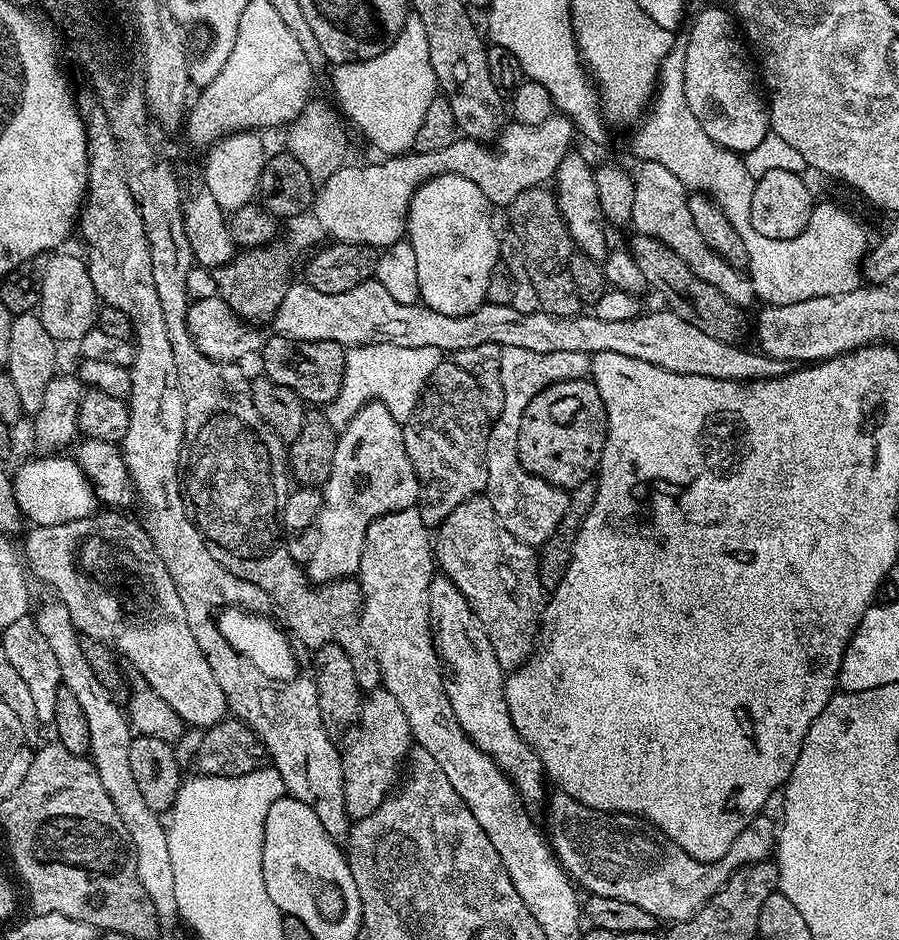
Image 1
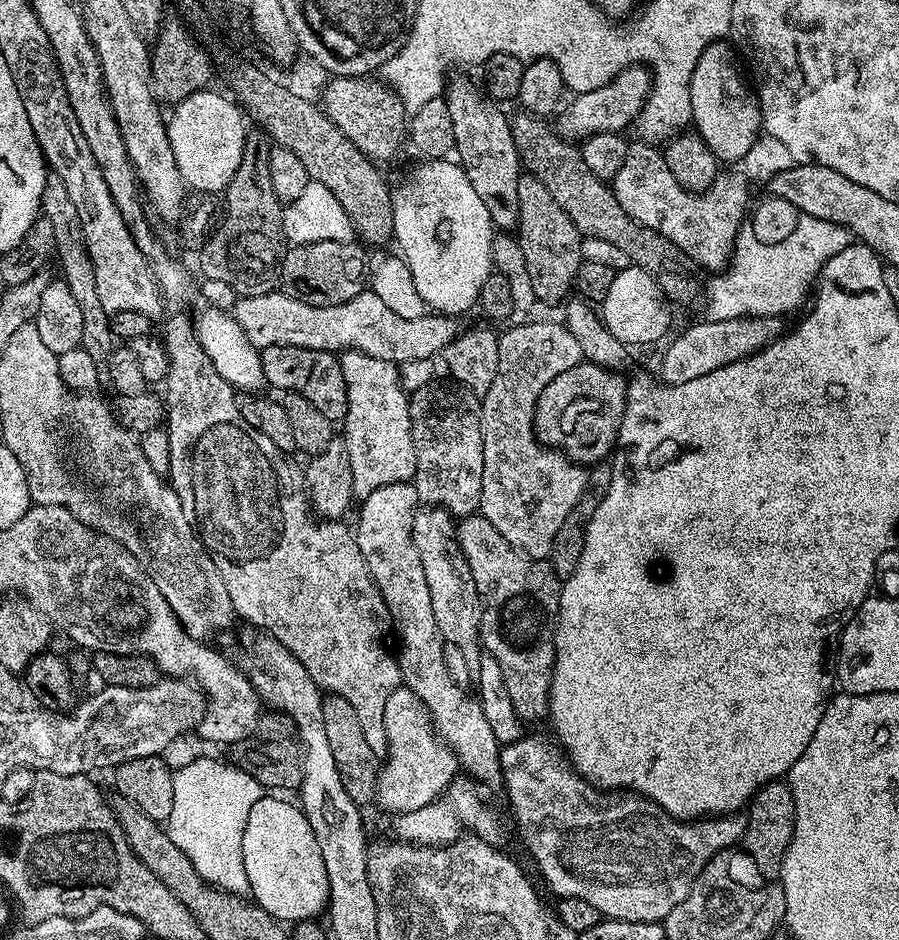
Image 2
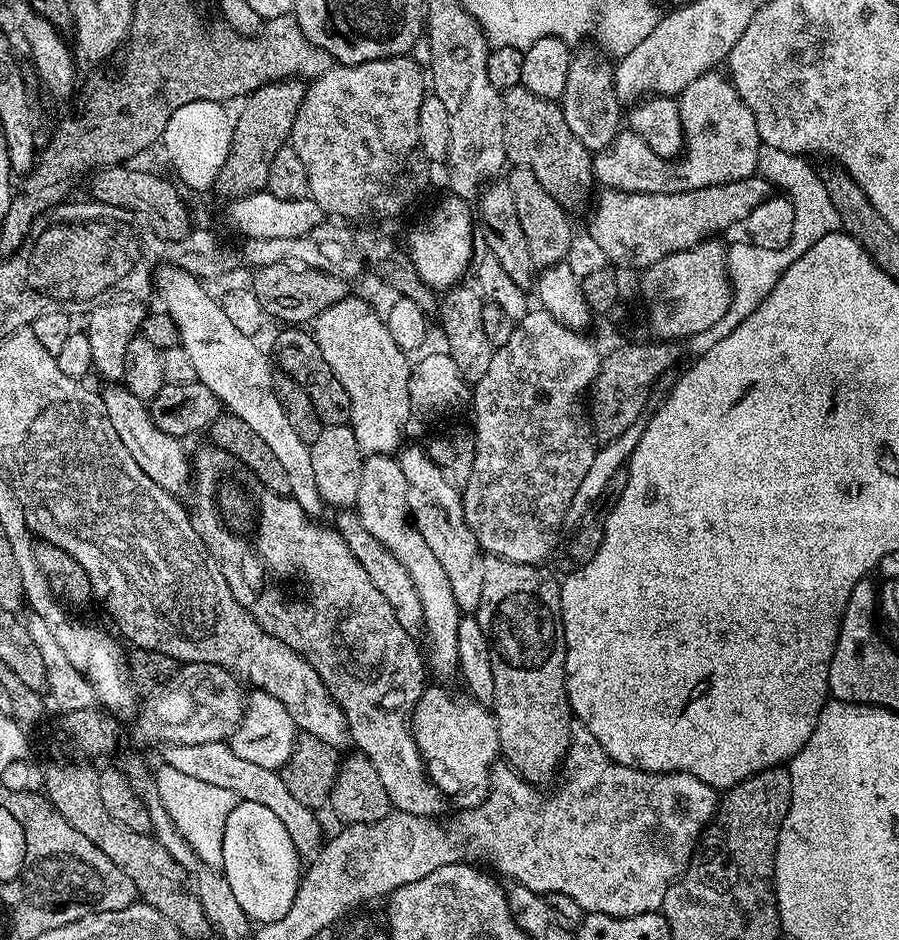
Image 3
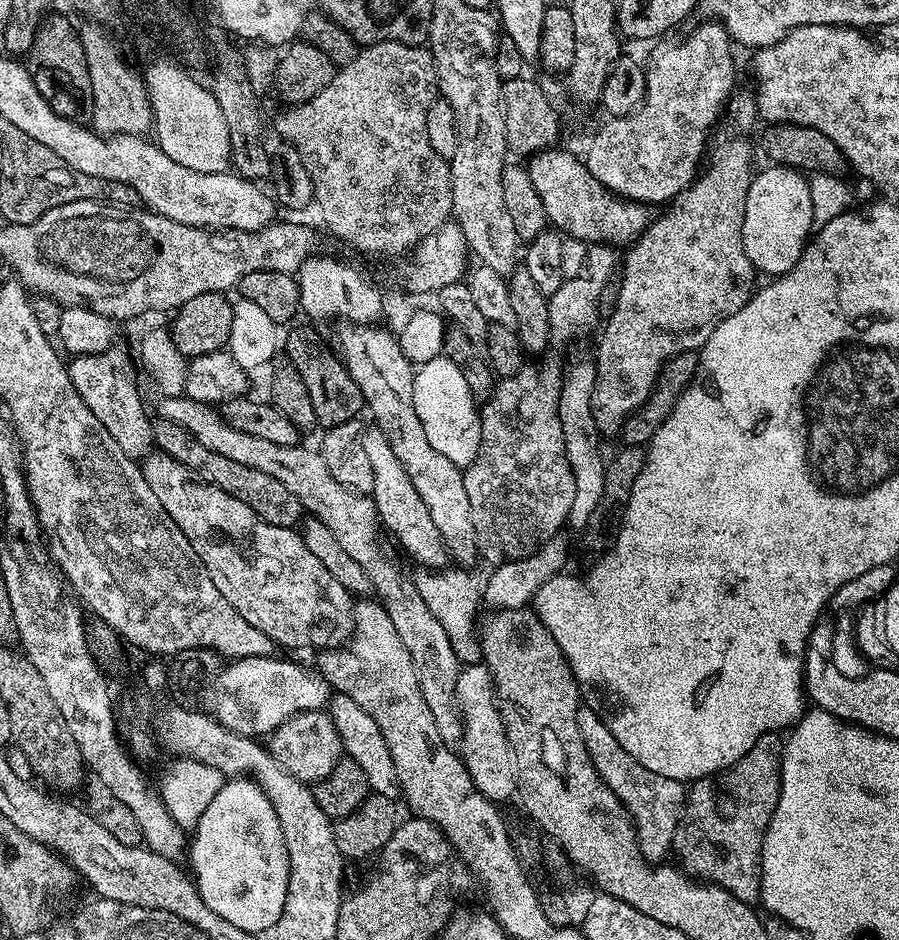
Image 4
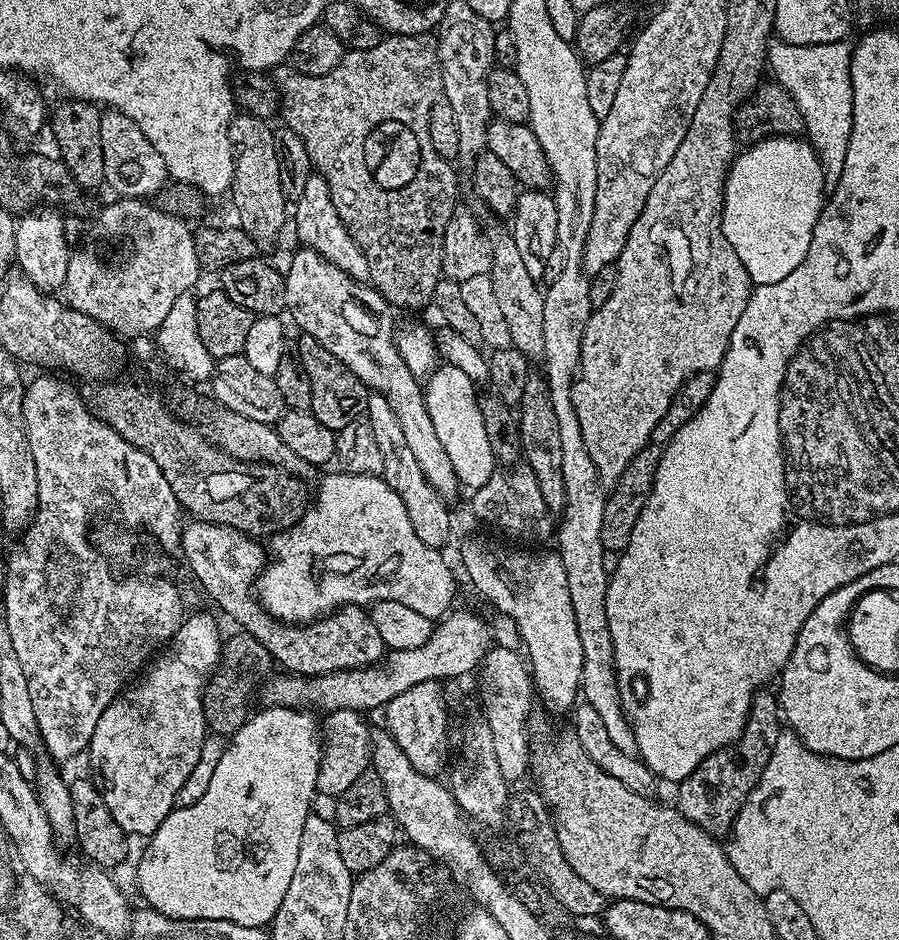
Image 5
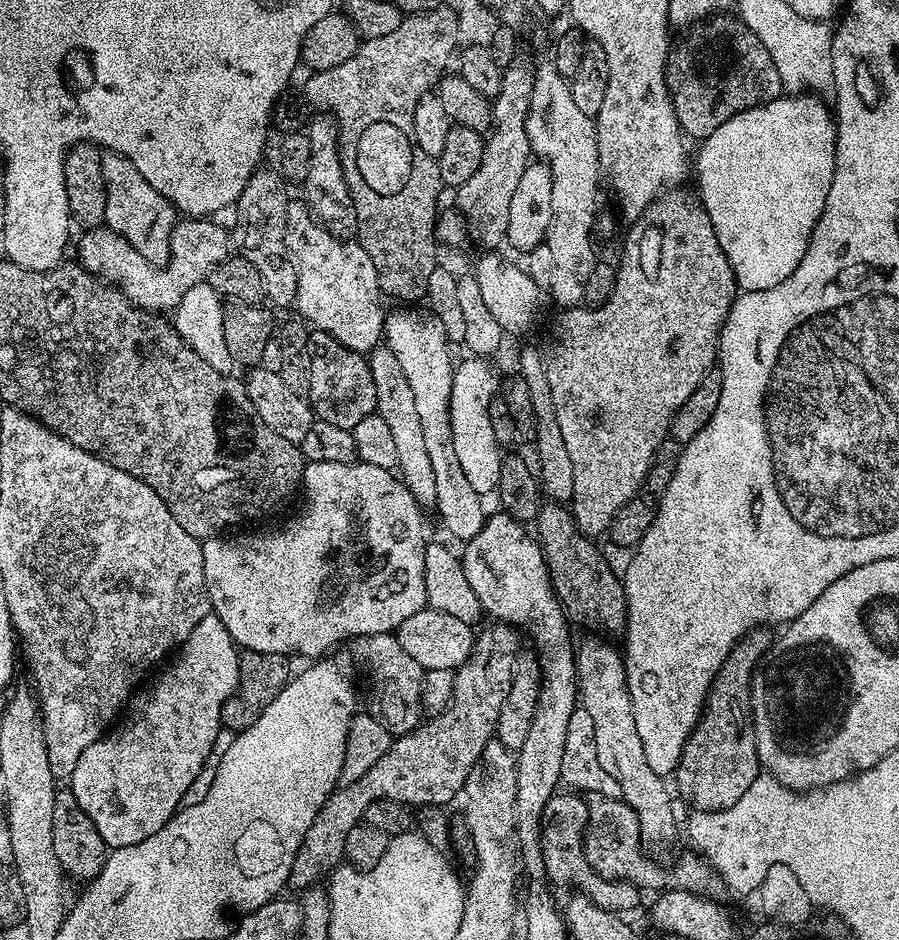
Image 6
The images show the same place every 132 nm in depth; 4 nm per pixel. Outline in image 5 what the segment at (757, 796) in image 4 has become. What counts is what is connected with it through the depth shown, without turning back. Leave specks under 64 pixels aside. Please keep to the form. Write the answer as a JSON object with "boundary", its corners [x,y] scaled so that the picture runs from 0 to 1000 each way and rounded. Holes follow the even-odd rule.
{"boundary":[[[846,734],[836,740],[832,767],[823,784],[803,798],[790,802],[764,828],[755,831],[751,859],[783,885],[802,887],[801,885],[809,886],[813,882],[819,868],[844,832],[848,819],[852,819],[857,802],[861,802],[865,781],[870,778],[870,759],[864,737],[854,735],[859,734]]]}

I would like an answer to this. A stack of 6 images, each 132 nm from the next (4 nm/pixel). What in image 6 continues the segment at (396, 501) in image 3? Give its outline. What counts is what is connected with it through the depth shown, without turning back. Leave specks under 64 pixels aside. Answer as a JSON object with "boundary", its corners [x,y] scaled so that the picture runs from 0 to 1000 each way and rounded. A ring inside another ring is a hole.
{"boundary":[[[419,368],[409,379],[409,388],[416,398],[416,415],[418,416],[418,438],[429,449],[443,474],[443,491],[440,498],[449,516],[461,526],[468,541],[481,543],[485,538],[483,526],[483,500],[478,497],[478,483],[474,483],[469,452],[465,446],[461,415],[456,415],[456,406],[452,406],[452,398],[447,398],[447,389],[443,381],[430,368]]]}

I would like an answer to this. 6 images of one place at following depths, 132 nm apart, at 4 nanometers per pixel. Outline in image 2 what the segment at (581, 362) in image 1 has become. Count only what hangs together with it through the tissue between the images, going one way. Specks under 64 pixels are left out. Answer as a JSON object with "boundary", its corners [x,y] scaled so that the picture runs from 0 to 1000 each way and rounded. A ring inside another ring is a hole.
{"boundary":[[[590,343],[578,345],[558,353],[555,362],[554,395],[549,404],[561,409],[561,421],[578,434],[587,434],[587,460],[593,457],[593,445],[596,439],[598,423],[603,415],[630,394],[648,384],[646,368],[624,344]]]}

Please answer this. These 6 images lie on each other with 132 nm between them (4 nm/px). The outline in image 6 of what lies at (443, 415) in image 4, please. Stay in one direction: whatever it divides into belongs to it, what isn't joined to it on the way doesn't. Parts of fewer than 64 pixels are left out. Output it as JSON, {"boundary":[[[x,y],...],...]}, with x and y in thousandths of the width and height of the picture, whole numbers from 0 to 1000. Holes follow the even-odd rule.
{"boundary":[[[519,382],[508,389],[503,400],[503,414],[496,417],[505,483],[509,487],[509,496],[514,496],[514,504],[518,504],[518,513],[523,513],[523,517],[527,517],[532,524],[547,526],[552,523],[552,514],[556,507],[558,481],[546,457],[542,434],[546,426],[554,421],[554,409],[552,413],[552,400],[542,382]]]}

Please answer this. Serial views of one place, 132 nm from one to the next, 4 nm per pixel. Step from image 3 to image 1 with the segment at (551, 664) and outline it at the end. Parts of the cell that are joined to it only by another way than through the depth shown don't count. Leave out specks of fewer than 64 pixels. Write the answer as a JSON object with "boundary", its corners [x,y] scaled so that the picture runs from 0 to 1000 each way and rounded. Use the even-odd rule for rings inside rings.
{"boundary":[[[542,527],[514,534],[483,566],[483,596],[488,607],[514,628],[521,643],[528,643],[562,713],[581,710],[592,697],[601,674],[607,628],[598,611],[598,587],[593,580],[572,572],[552,553]]]}

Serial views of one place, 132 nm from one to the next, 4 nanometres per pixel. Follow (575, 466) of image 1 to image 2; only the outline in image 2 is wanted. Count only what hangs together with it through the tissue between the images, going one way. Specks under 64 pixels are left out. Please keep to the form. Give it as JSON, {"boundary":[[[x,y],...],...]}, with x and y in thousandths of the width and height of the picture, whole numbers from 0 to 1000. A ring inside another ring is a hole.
{"boundary":[[[646,385],[636,393],[630,394],[628,397],[621,398],[603,415],[598,423],[593,445],[596,467],[608,477],[617,477],[638,494],[657,496],[675,490],[685,476],[685,467],[694,444],[694,427],[699,424],[699,404],[690,401],[685,396],[689,395],[680,390],[671,391],[664,387]]]}

